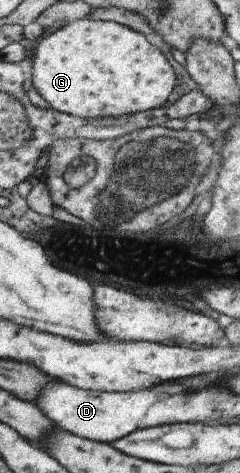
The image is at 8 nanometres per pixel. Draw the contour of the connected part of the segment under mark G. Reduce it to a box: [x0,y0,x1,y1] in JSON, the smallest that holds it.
[31,16,173,119]

